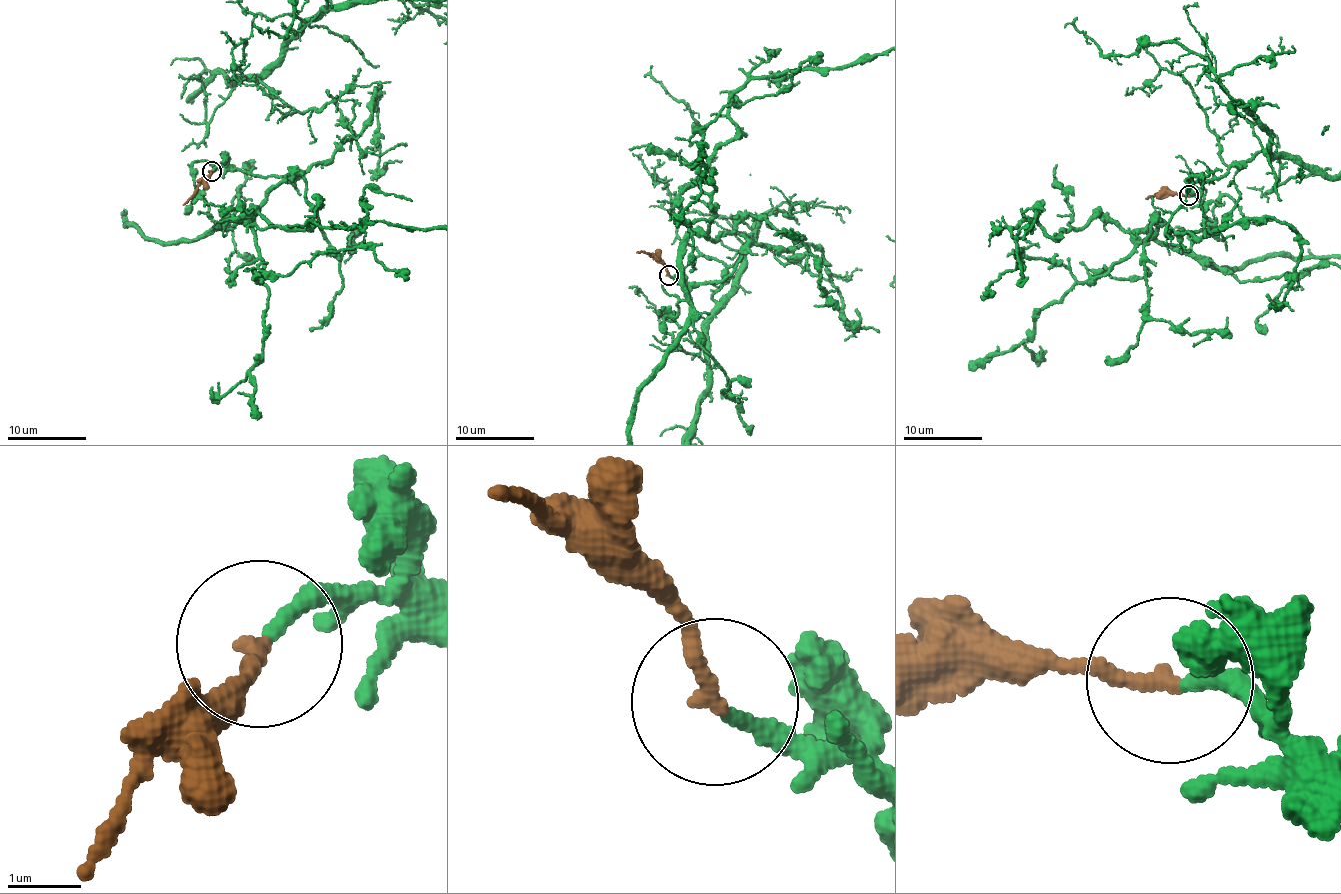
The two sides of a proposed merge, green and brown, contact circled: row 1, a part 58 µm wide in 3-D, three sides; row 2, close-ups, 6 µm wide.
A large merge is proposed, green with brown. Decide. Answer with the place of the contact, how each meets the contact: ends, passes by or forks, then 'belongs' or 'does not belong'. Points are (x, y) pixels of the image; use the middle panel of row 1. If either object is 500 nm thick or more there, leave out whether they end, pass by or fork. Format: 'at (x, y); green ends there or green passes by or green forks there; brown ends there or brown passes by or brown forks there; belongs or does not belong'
at (669, 275); green ends there; brown ends there; belongs

